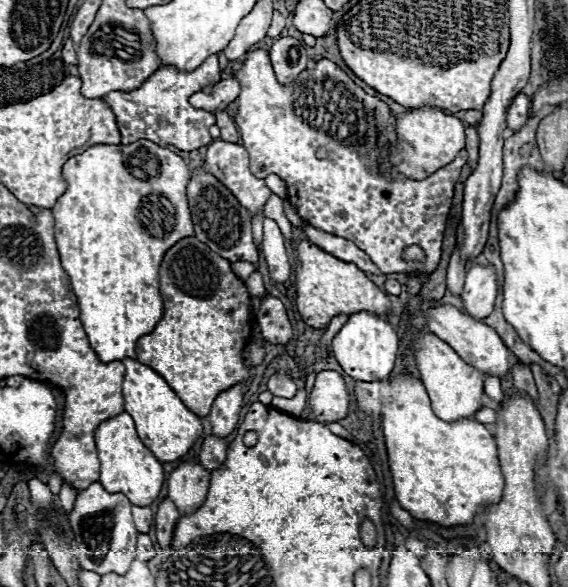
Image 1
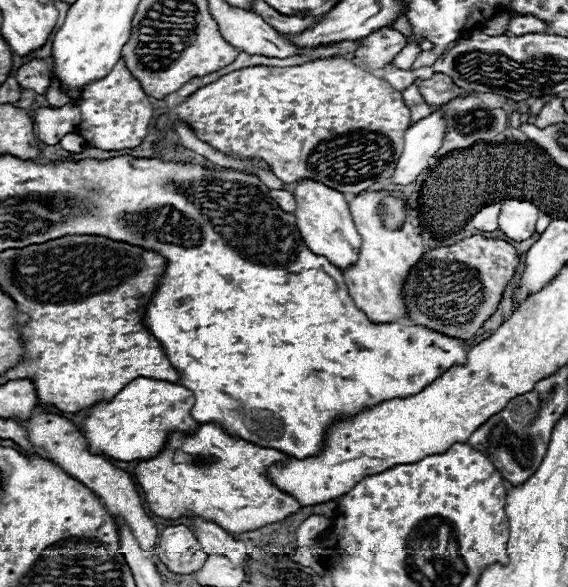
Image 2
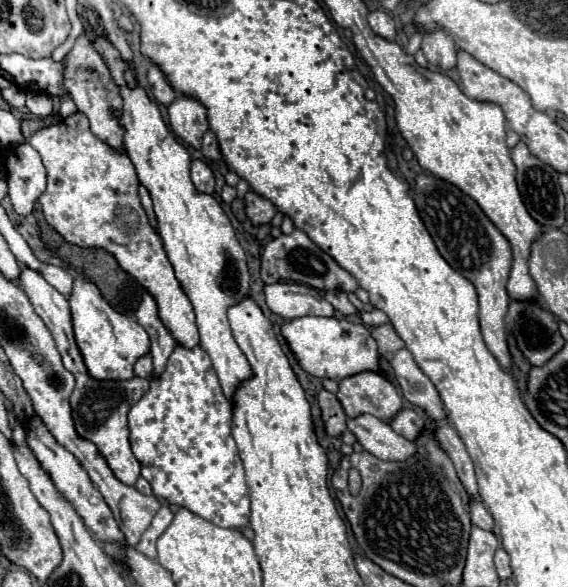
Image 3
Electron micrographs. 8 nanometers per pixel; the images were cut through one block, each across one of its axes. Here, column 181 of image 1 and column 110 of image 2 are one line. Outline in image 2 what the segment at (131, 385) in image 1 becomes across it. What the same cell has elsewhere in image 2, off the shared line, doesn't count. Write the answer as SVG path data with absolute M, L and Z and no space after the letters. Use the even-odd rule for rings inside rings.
M136 378L126 384L112 400L98 402L92 408L84 410L86 418L80 424L80 432L88 442L88 450L94 454L104 454L114 460L142 460L156 456L166 442L166 434L170 430L192 430L196 428L196 420L190 416L190 408L194 406L194 394L180 384L172 384L166 380L150 380L150 378Z

